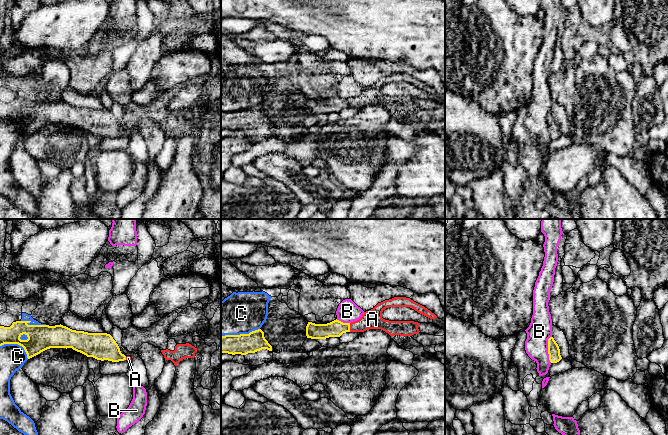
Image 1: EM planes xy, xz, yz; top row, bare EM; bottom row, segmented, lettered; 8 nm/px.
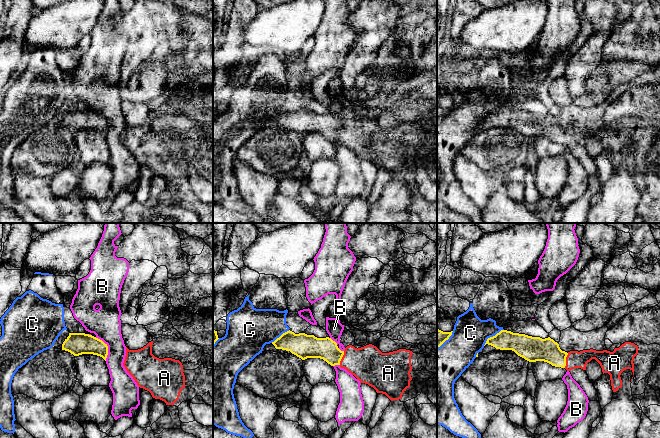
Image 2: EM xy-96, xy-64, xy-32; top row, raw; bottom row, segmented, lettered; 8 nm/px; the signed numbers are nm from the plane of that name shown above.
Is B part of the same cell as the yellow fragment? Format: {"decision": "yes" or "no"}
{"decision": "no"}

